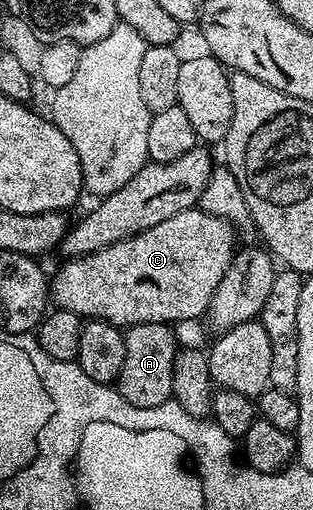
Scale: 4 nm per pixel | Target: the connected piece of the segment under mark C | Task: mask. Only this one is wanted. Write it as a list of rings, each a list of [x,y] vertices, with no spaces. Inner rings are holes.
[[[197,208],[176,212],[176,216],[168,216],[164,224],[156,224],[136,236],[105,246],[95,254],[84,254],[81,258],[63,261],[63,266],[52,274],[52,281],[48,286],[53,305],[59,310],[76,312],[83,320],[111,322],[119,328],[149,322],[175,324],[174,322],[190,322],[201,314],[203,317],[209,311],[212,296],[234,259],[234,234],[236,235],[235,227],[225,218],[205,214]]]

